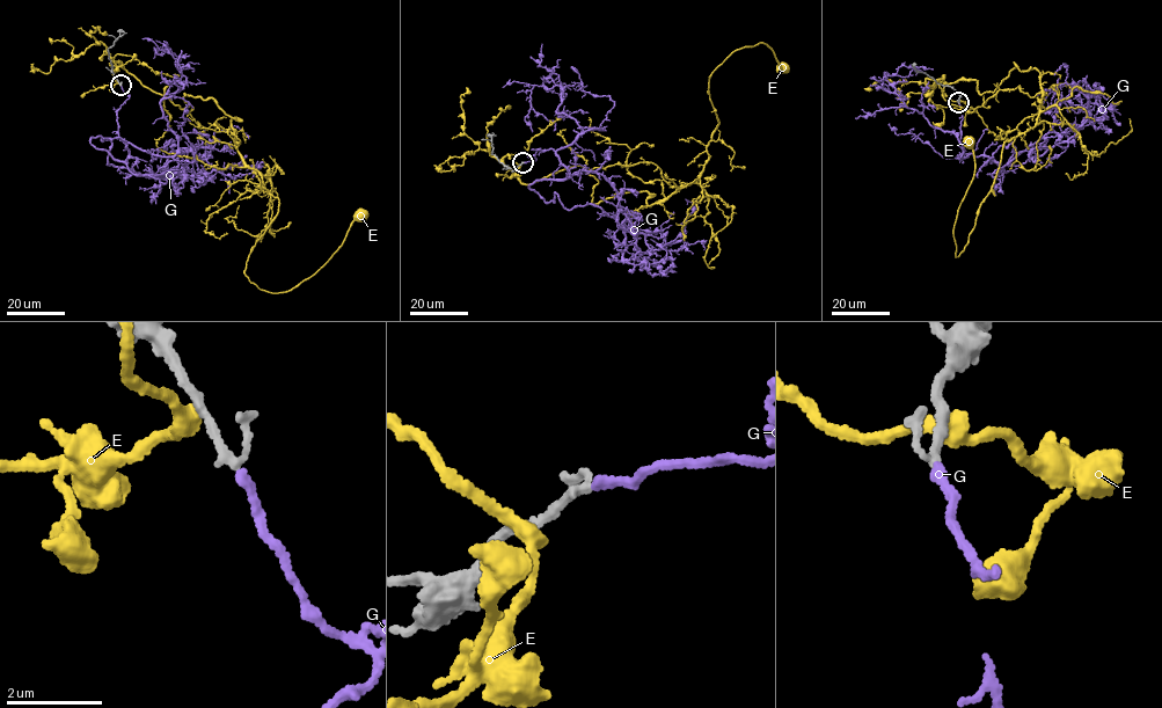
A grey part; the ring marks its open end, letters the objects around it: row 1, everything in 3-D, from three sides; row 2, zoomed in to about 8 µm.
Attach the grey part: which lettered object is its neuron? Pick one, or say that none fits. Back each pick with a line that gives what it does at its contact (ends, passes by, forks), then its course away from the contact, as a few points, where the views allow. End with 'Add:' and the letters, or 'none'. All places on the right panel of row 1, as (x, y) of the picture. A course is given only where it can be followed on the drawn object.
G: it ends there; it runs (958, 103), (959, 146), (1000, 170), (1052, 129), (1073, 89), (1090, 103), (1058, 99), (1052, 108)
Add: G

